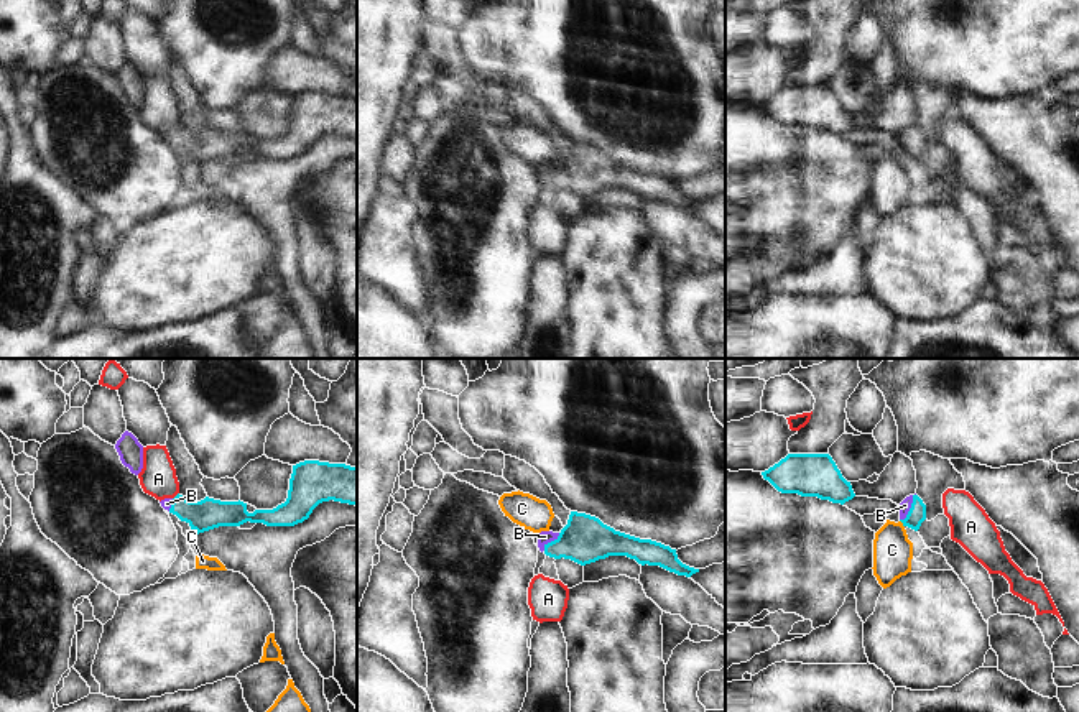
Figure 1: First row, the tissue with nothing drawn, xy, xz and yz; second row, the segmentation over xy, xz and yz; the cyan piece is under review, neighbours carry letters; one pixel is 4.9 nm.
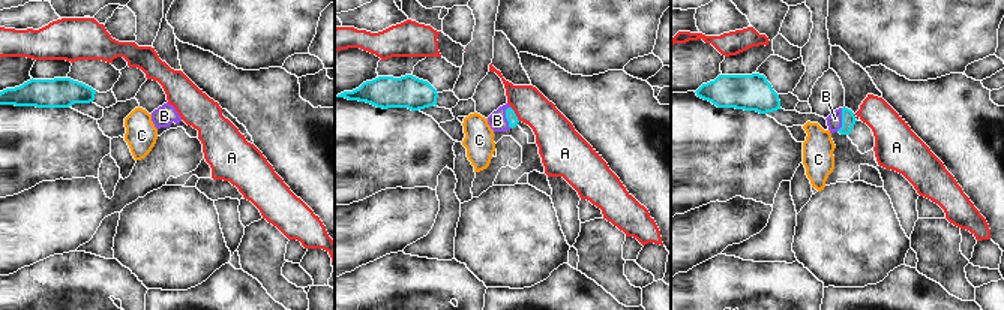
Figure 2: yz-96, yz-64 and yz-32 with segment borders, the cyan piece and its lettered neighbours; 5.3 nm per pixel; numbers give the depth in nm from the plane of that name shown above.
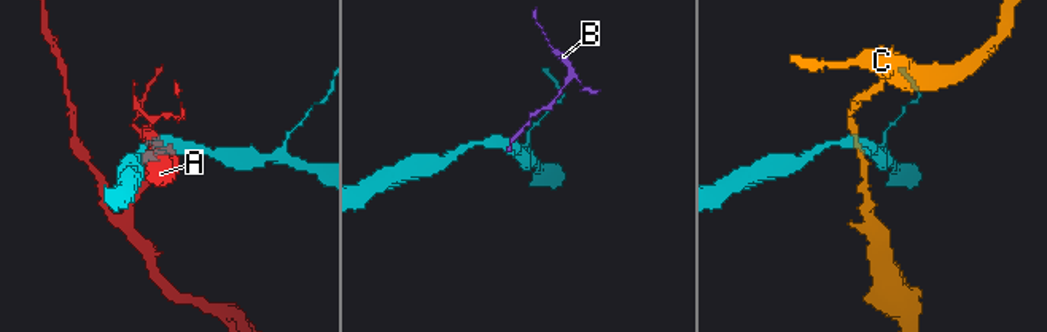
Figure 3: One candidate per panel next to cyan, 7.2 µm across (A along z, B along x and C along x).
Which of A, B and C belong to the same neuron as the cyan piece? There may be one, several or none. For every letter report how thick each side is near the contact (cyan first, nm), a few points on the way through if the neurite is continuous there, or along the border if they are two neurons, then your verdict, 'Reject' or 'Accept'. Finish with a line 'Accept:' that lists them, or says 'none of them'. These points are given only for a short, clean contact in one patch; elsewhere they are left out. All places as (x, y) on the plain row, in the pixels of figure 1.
A: Thickness 150 nm (cyan) against 180 nm. Boundary: xy (178, 124), (173, 130). Reject
B: Thickness 90 nm (cyan) against 60 nm. Path across: yz (916, 147), (910, 140), (905, 137). Accept
C: Thickness 90 nm (cyan) against 190 nm. Boundary: yz (900, 152), (903, 158). Reject
Accept: B

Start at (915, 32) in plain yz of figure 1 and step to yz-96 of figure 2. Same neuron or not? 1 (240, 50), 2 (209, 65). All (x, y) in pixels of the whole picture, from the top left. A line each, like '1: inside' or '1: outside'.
1: inside
2: outside

